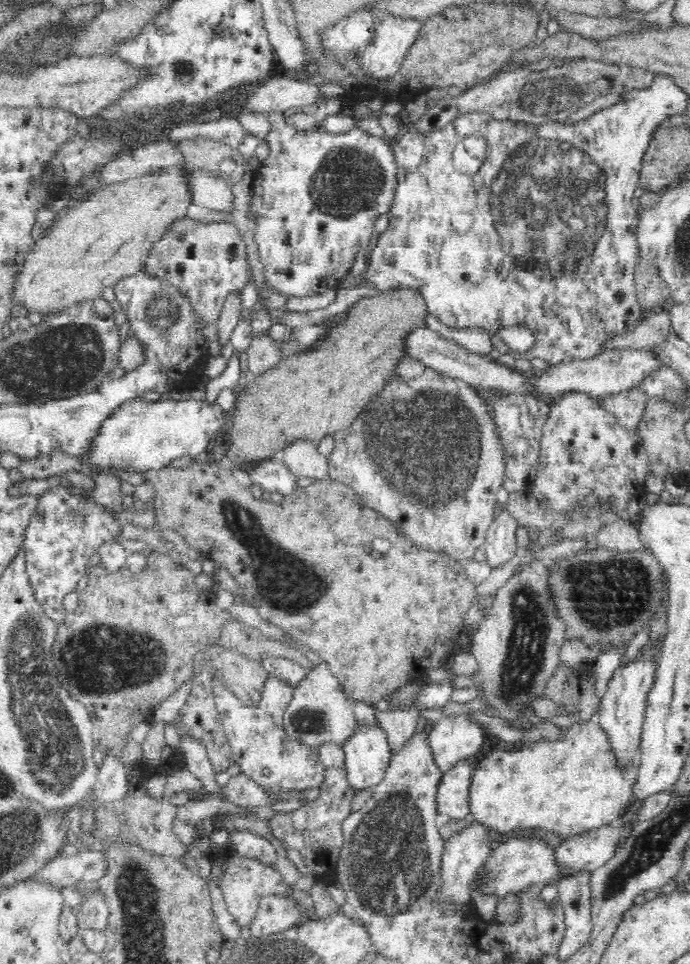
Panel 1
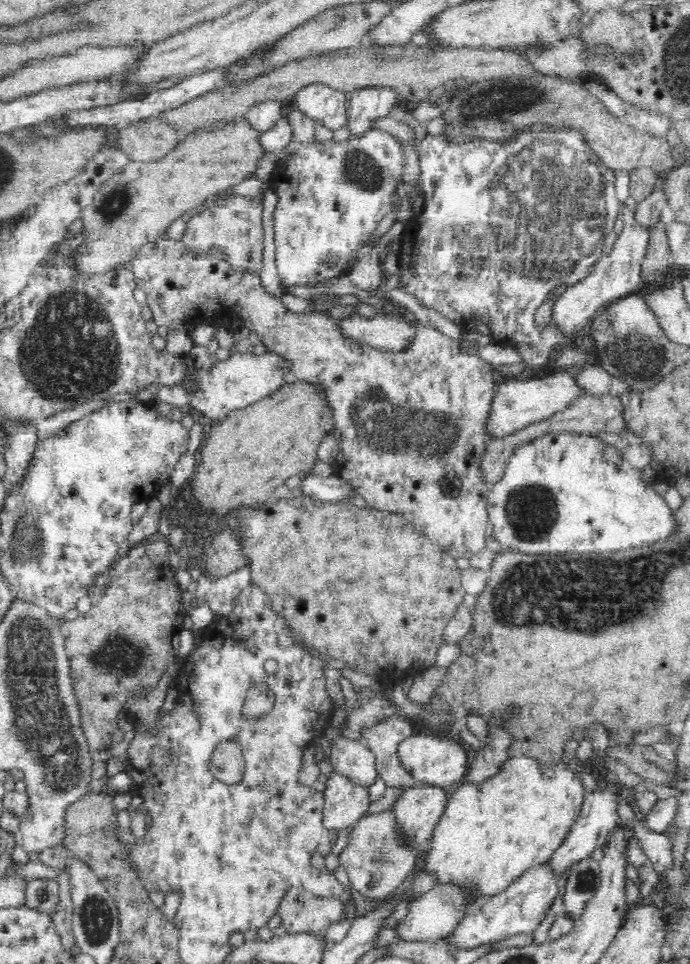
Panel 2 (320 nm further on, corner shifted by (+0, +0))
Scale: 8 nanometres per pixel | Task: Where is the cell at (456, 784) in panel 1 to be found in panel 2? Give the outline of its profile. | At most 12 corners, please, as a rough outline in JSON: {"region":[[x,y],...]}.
{"region":[[416,784],[394,808],[410,844],[430,842],[448,800],[440,785]]}

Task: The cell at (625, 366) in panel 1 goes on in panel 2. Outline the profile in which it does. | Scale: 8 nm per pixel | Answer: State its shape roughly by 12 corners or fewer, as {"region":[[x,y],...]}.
{"region":[[579,368],[500,379],[494,438],[566,410],[585,394]]}

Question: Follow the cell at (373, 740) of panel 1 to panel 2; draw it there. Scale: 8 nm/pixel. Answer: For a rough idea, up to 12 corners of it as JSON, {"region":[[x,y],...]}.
{"region":[[341,773],[323,791],[326,830],[352,826],[371,804],[368,787]]}

